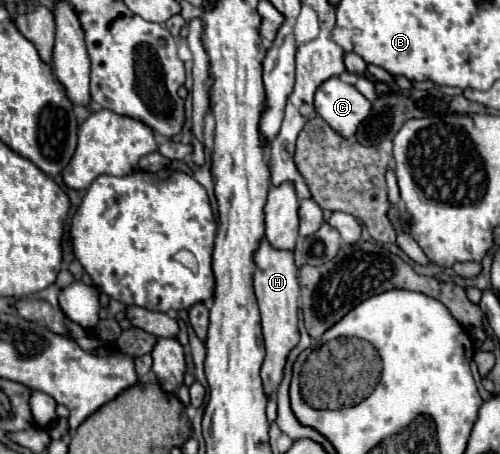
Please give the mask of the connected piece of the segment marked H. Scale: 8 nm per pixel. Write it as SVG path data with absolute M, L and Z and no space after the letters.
M260 239L260 245L254 251L254 263L256 263L254 289L260 305L262 335L266 345L266 359L262 365L262 383L264 383L264 391L270 395L270 393L276 393L282 381L286 355L298 343L298 295L300 295L298 269L294 265L292 251L274 249L266 239Z

